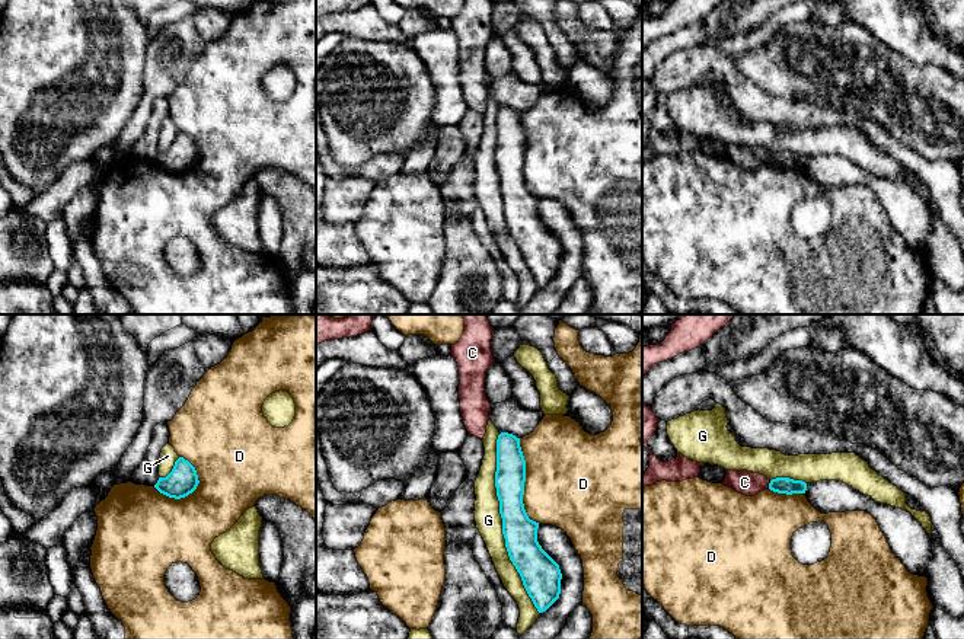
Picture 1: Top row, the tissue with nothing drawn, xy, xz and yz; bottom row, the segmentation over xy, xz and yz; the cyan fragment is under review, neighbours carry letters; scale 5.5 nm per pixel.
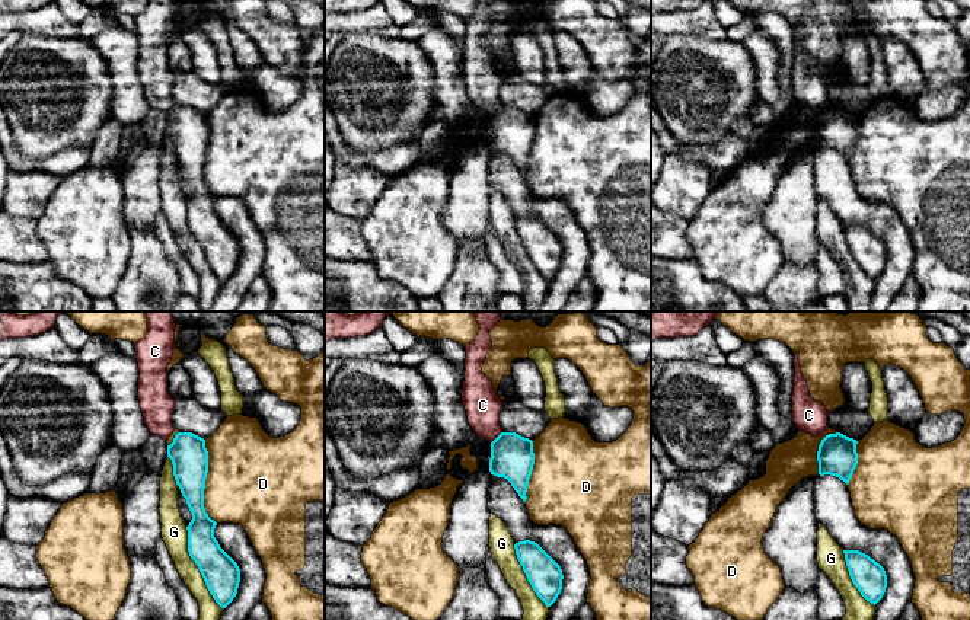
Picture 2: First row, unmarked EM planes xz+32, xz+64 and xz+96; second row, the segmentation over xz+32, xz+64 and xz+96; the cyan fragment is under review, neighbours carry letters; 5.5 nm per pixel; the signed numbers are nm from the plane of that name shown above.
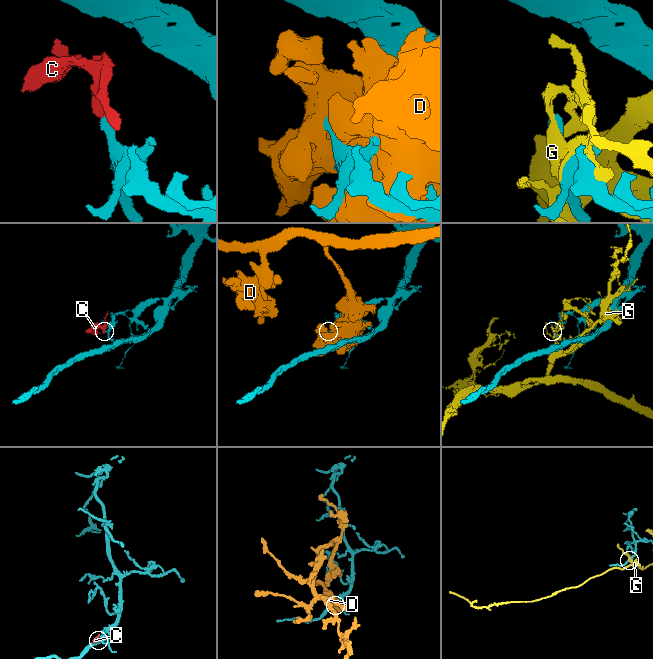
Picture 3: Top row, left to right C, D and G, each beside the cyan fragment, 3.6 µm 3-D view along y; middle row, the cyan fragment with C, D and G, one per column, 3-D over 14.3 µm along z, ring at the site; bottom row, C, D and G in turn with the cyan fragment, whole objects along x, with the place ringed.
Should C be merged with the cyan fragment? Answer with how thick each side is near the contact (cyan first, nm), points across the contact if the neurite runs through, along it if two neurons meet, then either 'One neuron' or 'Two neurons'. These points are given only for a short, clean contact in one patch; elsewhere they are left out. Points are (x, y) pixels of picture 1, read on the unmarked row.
Thickness 100 nm (cyan) against 130 nm. Boundary: yz (771, 155), (768, 162). Two neurons

